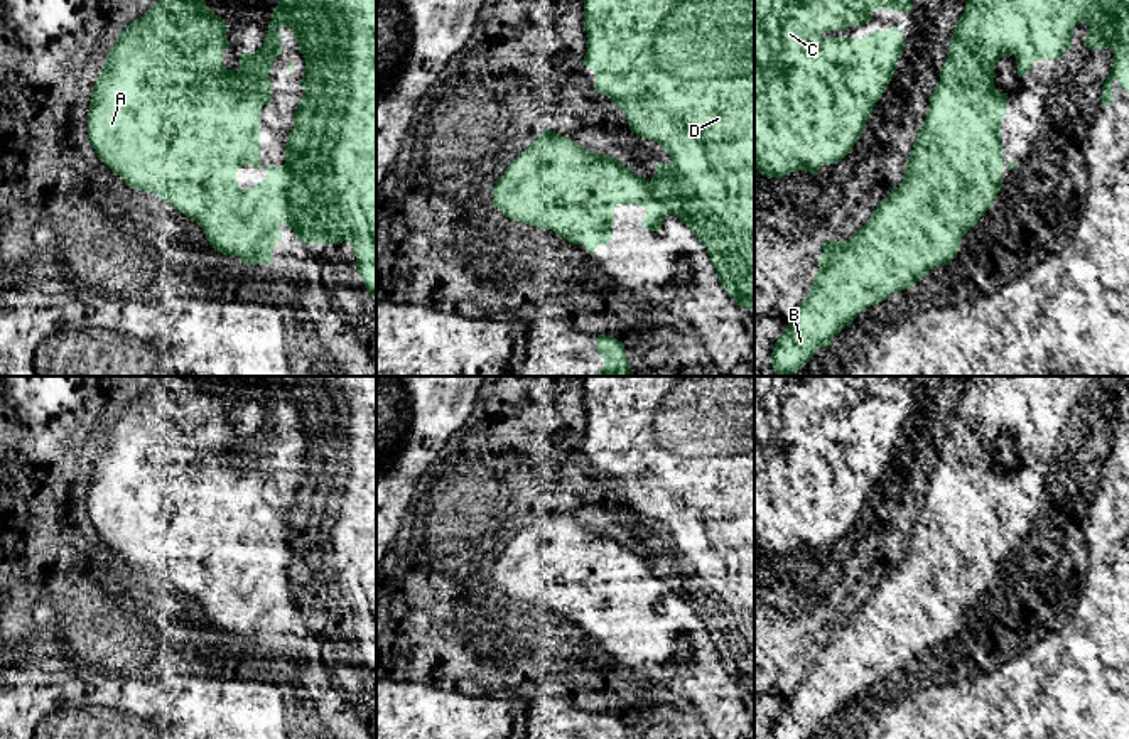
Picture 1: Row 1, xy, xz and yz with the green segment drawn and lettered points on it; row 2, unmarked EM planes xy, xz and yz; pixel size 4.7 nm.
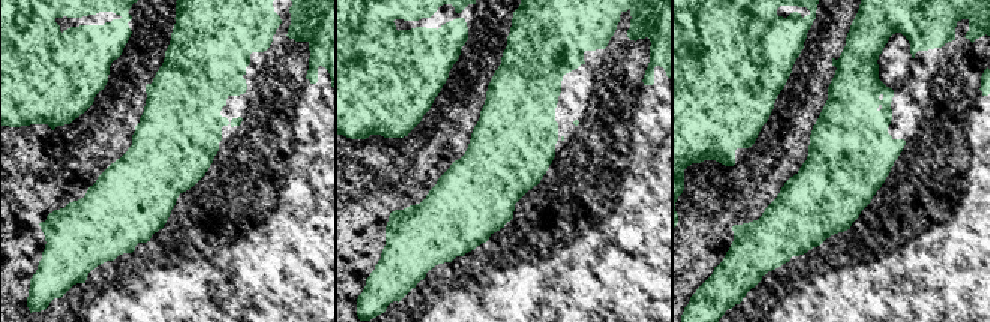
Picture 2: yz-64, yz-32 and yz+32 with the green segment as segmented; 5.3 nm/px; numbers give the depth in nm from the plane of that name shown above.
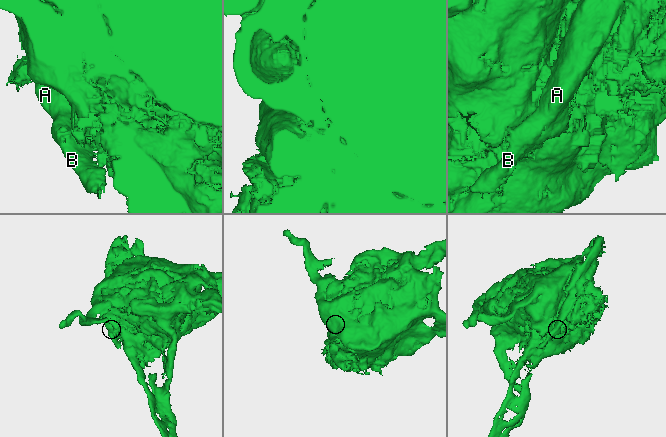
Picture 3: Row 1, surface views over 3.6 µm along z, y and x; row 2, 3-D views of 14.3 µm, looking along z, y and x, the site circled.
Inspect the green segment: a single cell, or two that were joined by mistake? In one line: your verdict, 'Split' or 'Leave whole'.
Split

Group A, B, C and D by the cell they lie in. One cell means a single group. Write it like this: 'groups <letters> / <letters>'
groups A B / C D

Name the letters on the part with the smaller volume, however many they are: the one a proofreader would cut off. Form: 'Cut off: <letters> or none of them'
Cut off: A, B

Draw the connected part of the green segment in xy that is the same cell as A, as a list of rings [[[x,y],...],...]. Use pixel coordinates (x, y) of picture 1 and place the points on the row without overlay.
[[[160,376],[150,388],[145,390],[143,396],[133,398],[120,412],[116,422],[108,430],[105,445],[100,449],[101,454],[96,457],[89,477],[88,516],[98,535],[132,567],[154,570],[159,572],[160,577],[169,579],[172,574],[189,574],[201,564],[206,555],[218,557],[221,552],[230,550],[230,528],[223,521],[223,518],[226,508],[233,503],[235,479],[241,481],[241,493],[243,496],[246,494],[246,472],[231,464],[238,450],[221,442],[223,430],[230,427],[226,407],[226,400],[221,395],[214,393],[213,388],[206,385],[206,380],[203,376]]]

